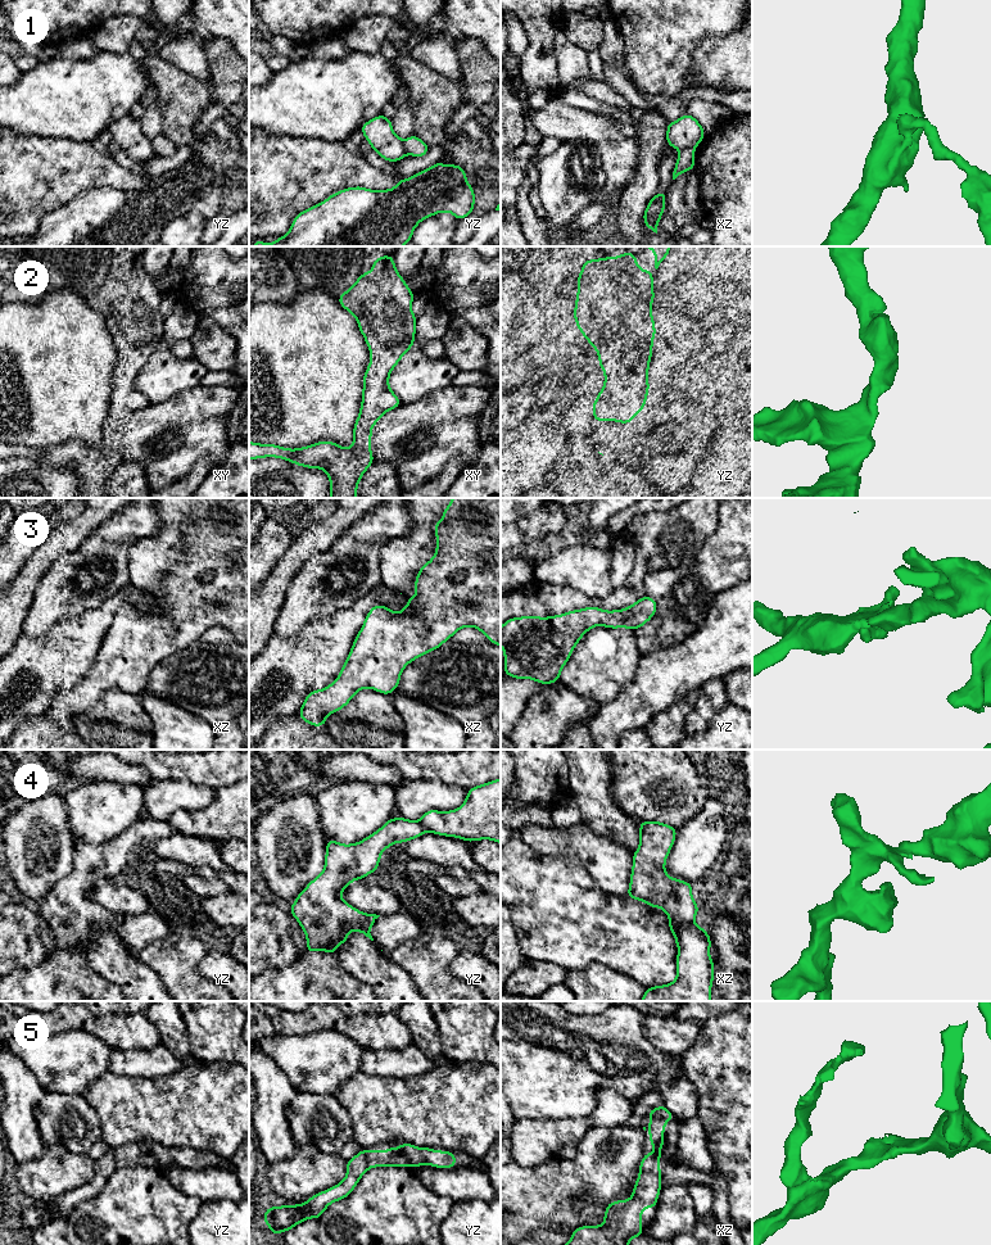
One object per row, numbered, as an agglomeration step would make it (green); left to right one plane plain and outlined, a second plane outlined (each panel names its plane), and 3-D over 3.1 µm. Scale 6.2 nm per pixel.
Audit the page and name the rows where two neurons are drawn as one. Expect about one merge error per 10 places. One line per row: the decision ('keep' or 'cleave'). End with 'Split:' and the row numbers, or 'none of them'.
1: cleave
2: keep
3: keep
4: cleave
5: keep
Split: 1, 4

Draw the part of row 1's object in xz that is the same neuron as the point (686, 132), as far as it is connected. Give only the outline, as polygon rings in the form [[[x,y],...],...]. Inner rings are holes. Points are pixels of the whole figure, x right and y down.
[[[684,114],[678,121],[668,123],[666,144],[680,151],[685,149],[694,150],[703,137],[705,131],[702,126],[689,114]]]

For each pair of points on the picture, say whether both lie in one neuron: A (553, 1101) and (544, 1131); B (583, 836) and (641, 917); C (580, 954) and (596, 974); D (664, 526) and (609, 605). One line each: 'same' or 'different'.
A: different
B: different
C: different
D: same

